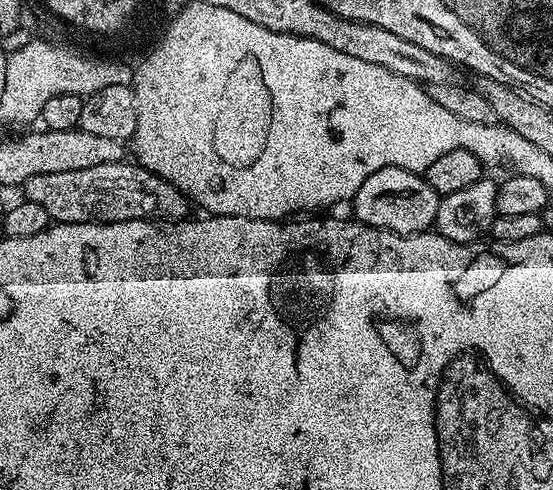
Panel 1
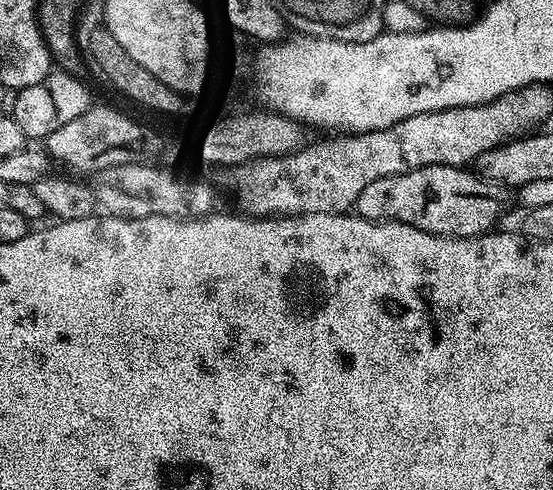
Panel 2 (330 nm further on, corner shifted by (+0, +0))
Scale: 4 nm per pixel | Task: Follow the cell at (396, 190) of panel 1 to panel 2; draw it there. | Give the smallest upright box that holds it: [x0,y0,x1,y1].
[355,165,509,238]

